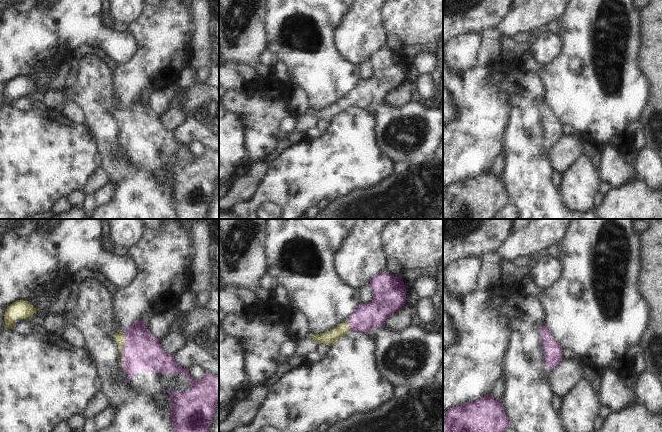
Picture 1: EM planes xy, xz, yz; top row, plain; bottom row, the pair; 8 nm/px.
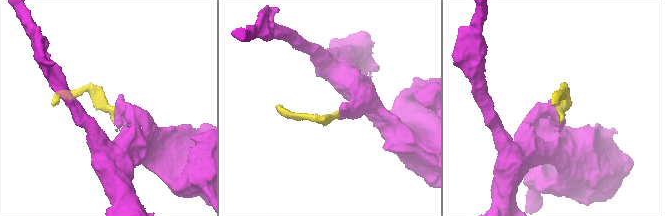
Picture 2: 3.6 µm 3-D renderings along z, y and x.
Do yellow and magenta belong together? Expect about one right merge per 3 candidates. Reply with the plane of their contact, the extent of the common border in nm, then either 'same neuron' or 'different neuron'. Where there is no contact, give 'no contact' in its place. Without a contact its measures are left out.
xy | 280 nm | same neuron

